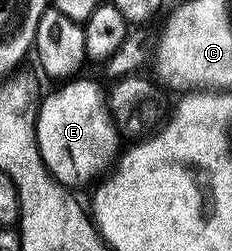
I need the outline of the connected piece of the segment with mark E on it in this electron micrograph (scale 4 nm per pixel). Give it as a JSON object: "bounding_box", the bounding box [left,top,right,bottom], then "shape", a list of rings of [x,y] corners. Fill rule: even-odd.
{"bounding_box":[37,78,118,190],"shape":[[[73,78],[62,83],[58,92],[53,92],[42,99],[37,110],[37,145],[41,151],[43,162],[50,174],[60,184],[70,190],[78,190],[84,184],[89,184],[109,163],[112,165],[118,159],[117,136],[118,125],[113,123],[113,115],[109,113],[106,93],[93,80]]]}

